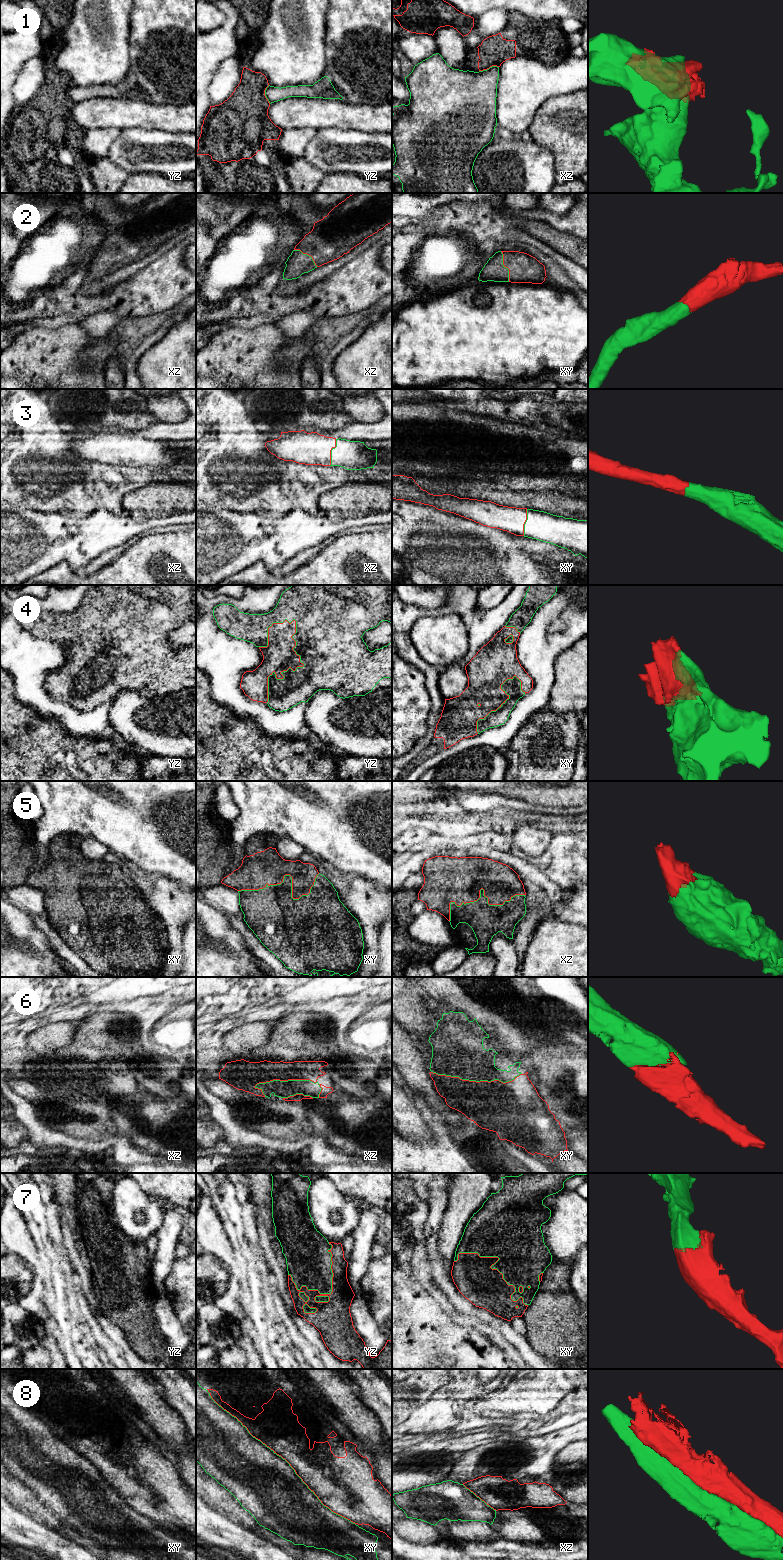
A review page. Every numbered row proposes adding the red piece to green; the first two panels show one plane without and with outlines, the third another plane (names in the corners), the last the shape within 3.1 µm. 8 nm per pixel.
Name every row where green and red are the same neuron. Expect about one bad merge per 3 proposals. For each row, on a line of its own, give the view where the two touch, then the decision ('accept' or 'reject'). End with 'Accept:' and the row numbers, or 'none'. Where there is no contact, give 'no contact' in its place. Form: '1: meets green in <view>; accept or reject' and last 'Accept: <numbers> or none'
1: meets green in xz; reject
2: meets green in xy; accept
3: meets green in xz; accept
4: meets green in yz; accept
5: meets green in xy; accept
6: meets green in xy; accept
7: meets green in yz; accept
8: meets green in xy; reject
Accept: 2, 3, 4, 5, 6, 7

